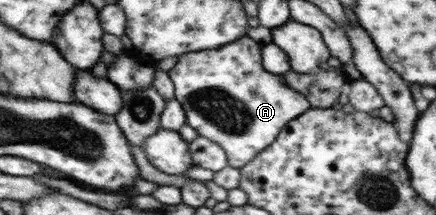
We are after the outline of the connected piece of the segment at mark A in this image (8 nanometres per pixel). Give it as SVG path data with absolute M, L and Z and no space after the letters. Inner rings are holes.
M247 35L226 44L225 47L206 51L189 52L179 56L177 64L168 72L175 86L175 98L186 110L187 125L191 125L201 136L220 143L225 149L231 167L241 169L258 152L269 146L279 131L303 112L311 109L310 101L285 86L283 76L263 70L261 66L262 46Z

